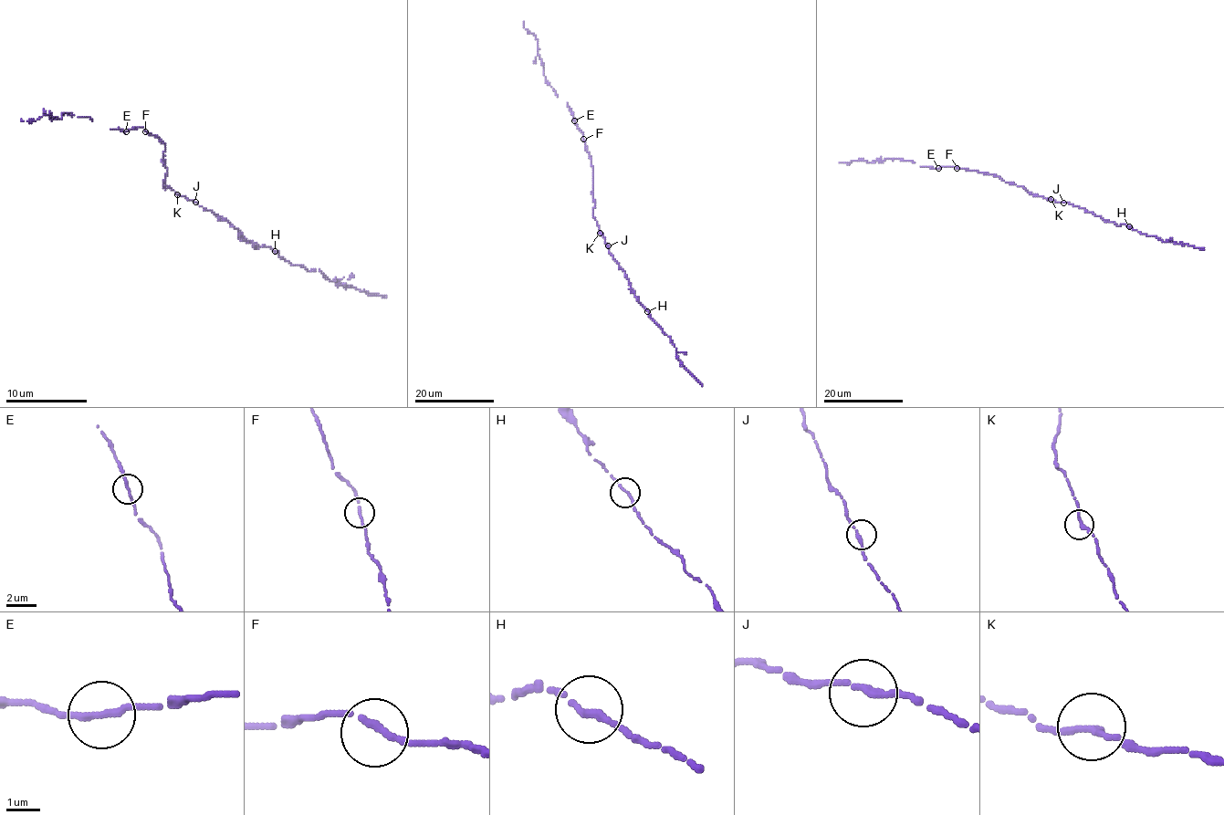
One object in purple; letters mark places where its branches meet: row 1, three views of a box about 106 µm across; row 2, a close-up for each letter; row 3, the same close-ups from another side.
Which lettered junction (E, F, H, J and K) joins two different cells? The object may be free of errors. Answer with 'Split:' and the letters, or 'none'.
Split: none

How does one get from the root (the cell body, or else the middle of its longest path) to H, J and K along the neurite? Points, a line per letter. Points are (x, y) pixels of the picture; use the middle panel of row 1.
H: (592, 211), (610, 253), (624, 271), (637, 300), (647, 311)
J: (592, 211), (600, 232), (608, 245)
K: (592, 211), (600, 233)

